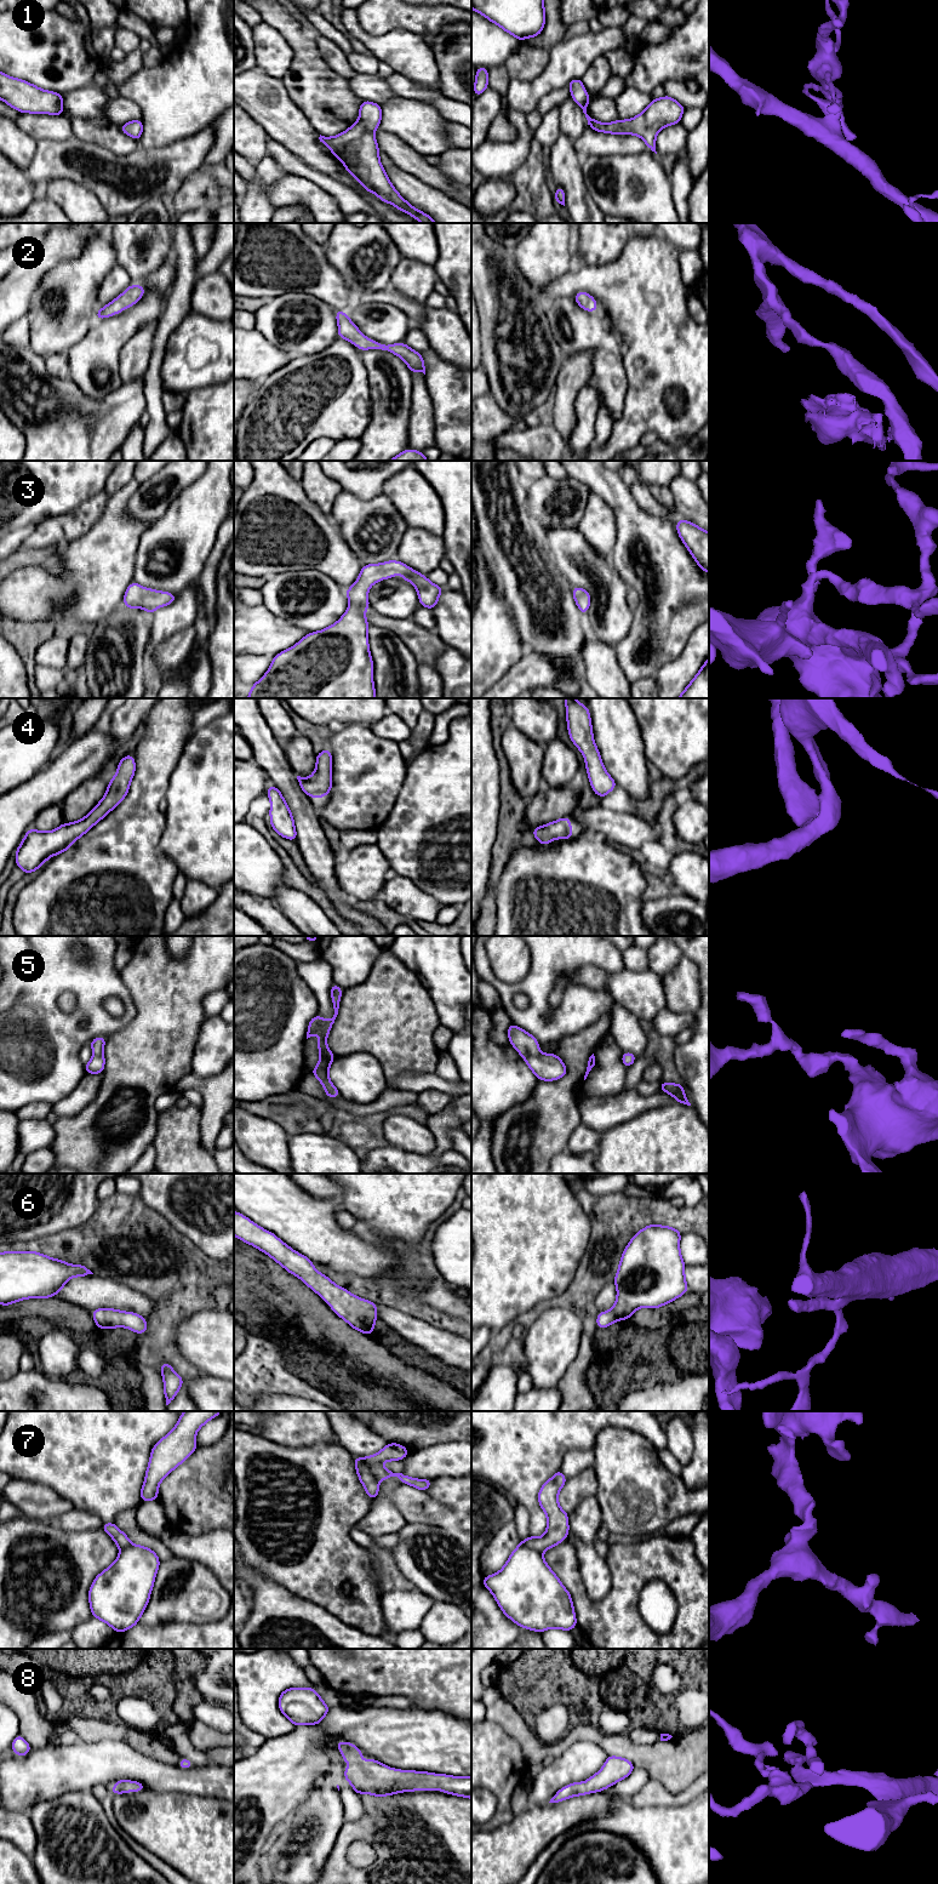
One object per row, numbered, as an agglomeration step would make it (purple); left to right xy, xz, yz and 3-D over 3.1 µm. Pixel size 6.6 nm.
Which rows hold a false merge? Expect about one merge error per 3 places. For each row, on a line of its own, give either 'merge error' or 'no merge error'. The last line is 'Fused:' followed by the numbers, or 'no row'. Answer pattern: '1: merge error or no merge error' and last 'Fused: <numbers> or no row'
1: no merge error
2: no merge error
3: no merge error
4: no merge error
5: no merge error
6: no merge error
7: merge error
8: no merge error
Fused: 7

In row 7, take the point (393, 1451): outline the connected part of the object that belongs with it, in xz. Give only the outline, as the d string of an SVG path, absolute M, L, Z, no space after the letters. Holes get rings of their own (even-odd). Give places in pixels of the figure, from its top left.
M389 1443L376 1455L361 1457L361 1460L365 1463L365 1466L368 1468L370 1474L377 1481L382 1481L390 1477L397 1477L402 1484L407 1484L421 1491L425 1491L431 1485L430 1479L416 1479L416 1478L407 1477L402 1473L394 1473L394 1472L382 1467L382 1463L385 1461L404 1460L407 1455L408 1455L407 1448L405 1448L400 1444L396 1444L396 1443Z

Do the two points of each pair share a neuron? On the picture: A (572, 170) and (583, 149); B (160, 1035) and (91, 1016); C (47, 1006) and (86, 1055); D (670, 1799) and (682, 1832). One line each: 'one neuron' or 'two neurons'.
A: two neurons
B: two neurons
C: two neurons
D: two neurons

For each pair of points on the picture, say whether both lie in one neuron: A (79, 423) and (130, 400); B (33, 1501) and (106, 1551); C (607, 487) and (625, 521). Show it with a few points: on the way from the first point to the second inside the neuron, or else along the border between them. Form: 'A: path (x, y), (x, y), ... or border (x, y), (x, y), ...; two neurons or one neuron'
A: path (91, 423), (107, 423), (118, 412); one neuron
B: border (55, 1519), (52, 1522); two neurons
C: path (616, 496), (625, 507), (625, 513); one neuron

